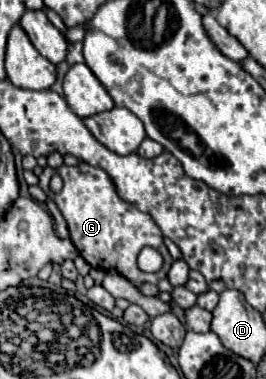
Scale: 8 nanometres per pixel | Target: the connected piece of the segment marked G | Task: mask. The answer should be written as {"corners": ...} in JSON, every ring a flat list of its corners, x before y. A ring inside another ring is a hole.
{"corners":[[78,162,76,166,66,166,62,164,60,168,50,168,46,166,44,172,38,176,38,186,46,192,48,198,52,198,60,210,60,214,64,216,68,230,70,230,70,240,74,242,74,246,78,248,80,256,94,268,102,268,102,270,118,270,124,278,128,278,134,286,140,286,142,282,152,282,156,284,158,280,166,278,170,264,174,262,172,256,168,254,164,242,162,242,162,234,160,228,152,222,152,218,140,210,136,210,136,206,124,202,118,194,116,188,110,180,110,176,96,166,90,166,86,162],[52,174,60,174,60,178,64,180,64,188,54,194,50,190,50,178],[144,246,152,246,154,250,158,250,164,258,162,268,158,270,158,274,148,274,142,272,136,264,136,258,140,254,140,250]]}

